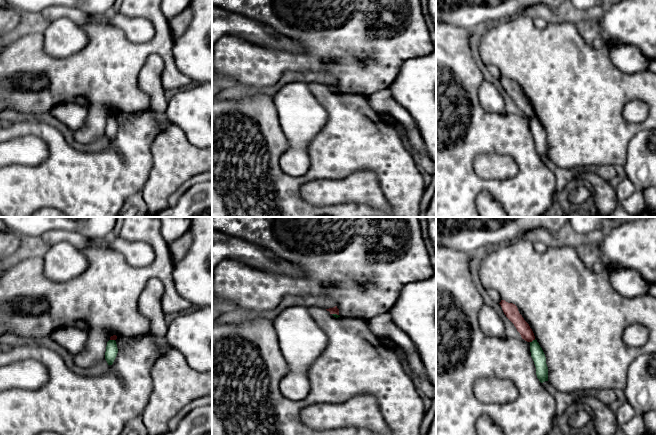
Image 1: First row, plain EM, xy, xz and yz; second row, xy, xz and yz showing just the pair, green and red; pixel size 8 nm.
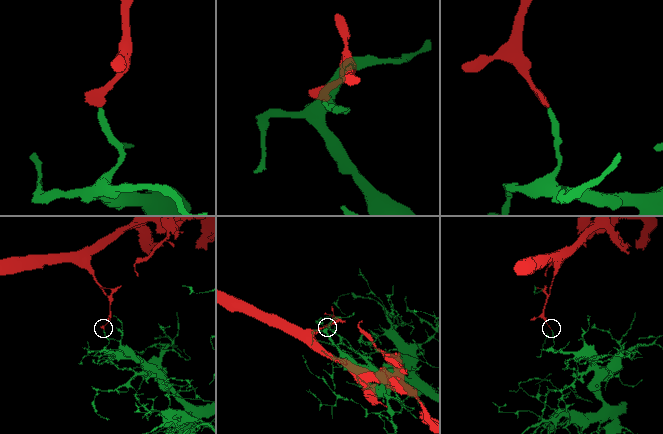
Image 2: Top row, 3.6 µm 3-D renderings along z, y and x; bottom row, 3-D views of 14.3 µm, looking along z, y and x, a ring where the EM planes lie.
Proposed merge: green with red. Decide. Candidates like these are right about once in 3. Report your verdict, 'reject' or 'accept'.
reject

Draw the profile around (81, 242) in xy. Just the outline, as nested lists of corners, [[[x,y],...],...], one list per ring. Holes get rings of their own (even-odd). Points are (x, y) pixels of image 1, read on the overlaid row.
[[[52,229],[46,231],[42,234],[42,239],[48,243],[50,246],[59,243],[61,241],[69,241],[73,244],[78,250],[85,252],[85,250],[94,245],[97,241],[89,239],[86,236],[83,236],[77,232],[68,232],[61,229]]]

